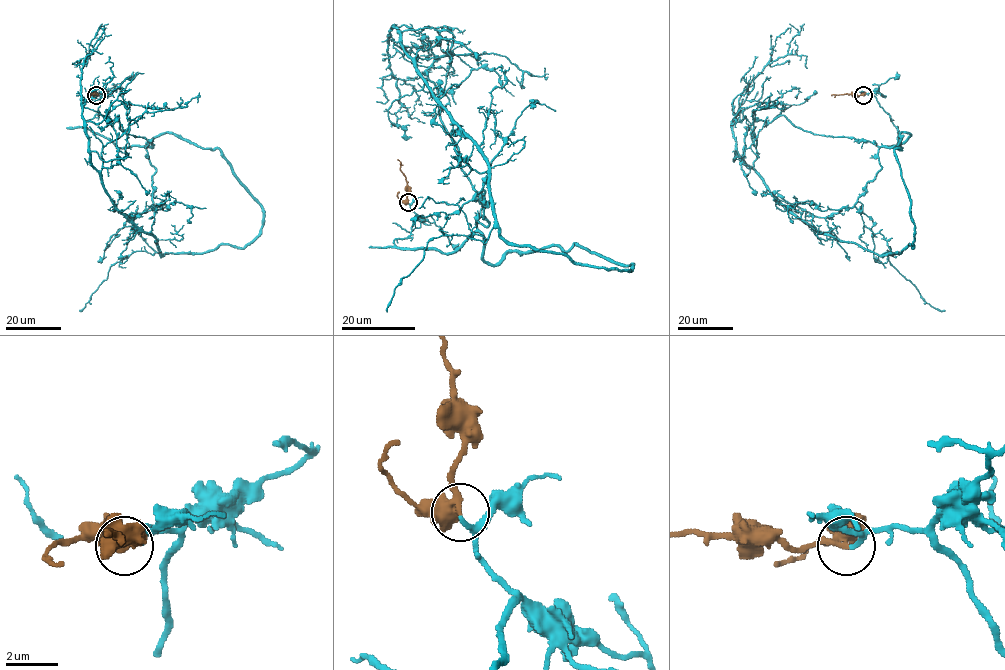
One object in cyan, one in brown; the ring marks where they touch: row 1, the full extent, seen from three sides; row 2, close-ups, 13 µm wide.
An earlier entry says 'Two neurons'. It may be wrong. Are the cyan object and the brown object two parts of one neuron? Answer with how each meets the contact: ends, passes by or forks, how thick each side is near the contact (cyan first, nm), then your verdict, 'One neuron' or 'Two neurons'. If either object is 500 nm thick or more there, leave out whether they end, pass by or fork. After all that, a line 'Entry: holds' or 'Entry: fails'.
At the ring cyan passes by. At the ring brown forks. Thickness 150 nm (cyan) against 300 nm. One neuron
Entry: fails

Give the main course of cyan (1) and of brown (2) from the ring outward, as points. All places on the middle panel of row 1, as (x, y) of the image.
1: (408, 202), (394, 244), (452, 253), (482, 209), (441, 38), (394, 27), (449, 27), (421, 112)
2: (408, 202), (405, 175), (397, 160)

